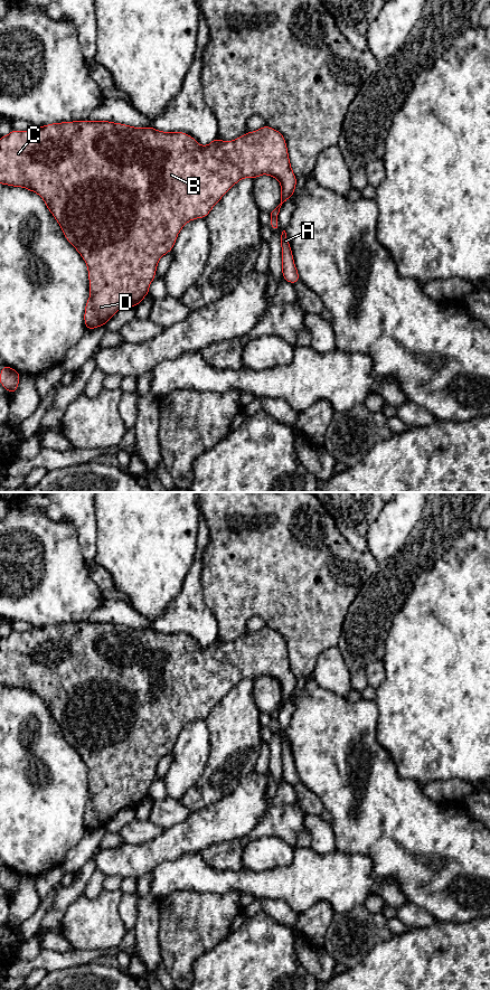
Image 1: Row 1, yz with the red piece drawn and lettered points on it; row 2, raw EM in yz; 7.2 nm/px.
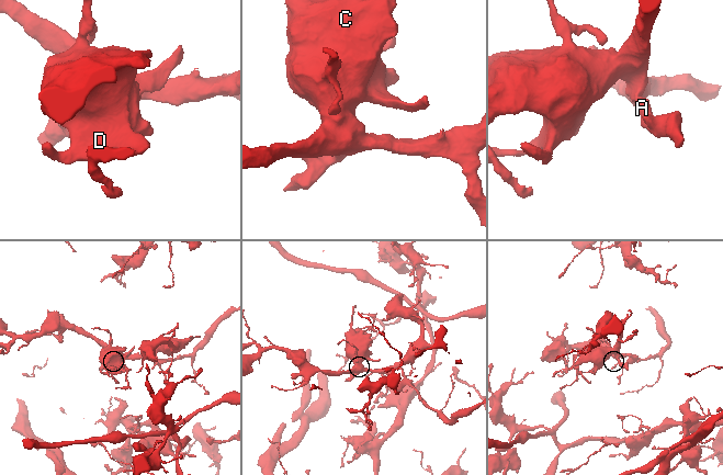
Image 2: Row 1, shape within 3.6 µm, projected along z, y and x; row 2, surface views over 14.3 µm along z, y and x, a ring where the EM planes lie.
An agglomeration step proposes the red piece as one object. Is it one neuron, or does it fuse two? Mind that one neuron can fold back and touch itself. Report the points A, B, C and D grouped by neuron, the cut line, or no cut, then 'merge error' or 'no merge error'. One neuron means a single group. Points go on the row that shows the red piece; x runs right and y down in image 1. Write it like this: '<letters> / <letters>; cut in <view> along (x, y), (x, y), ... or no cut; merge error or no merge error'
A B C D; no cut; no merge error

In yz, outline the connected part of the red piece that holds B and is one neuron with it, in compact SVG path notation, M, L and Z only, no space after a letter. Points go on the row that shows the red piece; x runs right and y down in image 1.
M72 121L51 123L45 126L34 126L28 131L12 130L8 135L0 138L0 183L22 187L39 195L48 210L56 218L66 239L82 255L87 265L91 294L85 305L84 322L86 329L93 330L100 326L105 326L109 320L122 308L135 308L143 298L149 294L150 283L156 277L159 260L167 253L170 253L177 236L181 228L190 220L196 218L206 218L213 207L223 198L230 187L236 185L243 178L257 178L262 175L268 175L276 178L281 185L281 204L271 213L272 232L277 230L277 215L284 201L294 194L296 177L291 168L288 147L283 134L273 128L264 125L260 130L246 132L243 136L234 141L222 141L216 138L208 145L200 145L192 136L185 132L163 132L152 126L133 128L122 123L110 121Z

